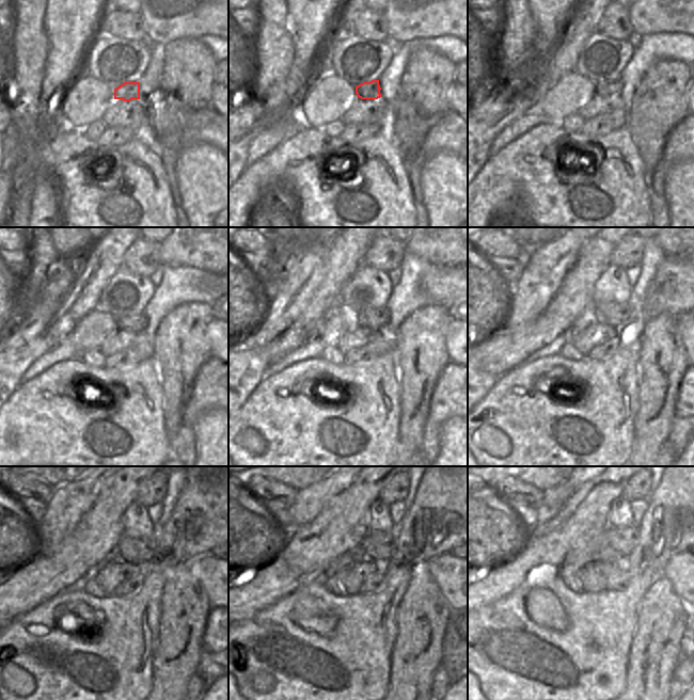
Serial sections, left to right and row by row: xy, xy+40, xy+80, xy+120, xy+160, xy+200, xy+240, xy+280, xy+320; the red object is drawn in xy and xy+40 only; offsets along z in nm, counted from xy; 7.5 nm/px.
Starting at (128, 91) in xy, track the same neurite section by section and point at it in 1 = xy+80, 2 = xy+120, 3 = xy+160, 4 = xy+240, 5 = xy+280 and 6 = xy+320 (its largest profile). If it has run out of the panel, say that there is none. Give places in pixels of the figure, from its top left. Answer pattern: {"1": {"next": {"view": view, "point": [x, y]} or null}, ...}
{"1": {"next": {"view": "xy+80", "point": [610, 85]}}, "2": {"next": {"view": "xy+120", "point": [137, 322]}}, "3": {"next": {"view": "xy+160", "point": [374, 319]}}, "4": {"next": {"view": "xy+240", "point": [137, 551]}}, "5": {"next": {"view": "xy+280", "point": [379, 545]}}, "6": {"next": {"view": "xy+320", "point": [624, 539]}}}

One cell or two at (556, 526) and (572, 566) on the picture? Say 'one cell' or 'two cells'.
two cells

